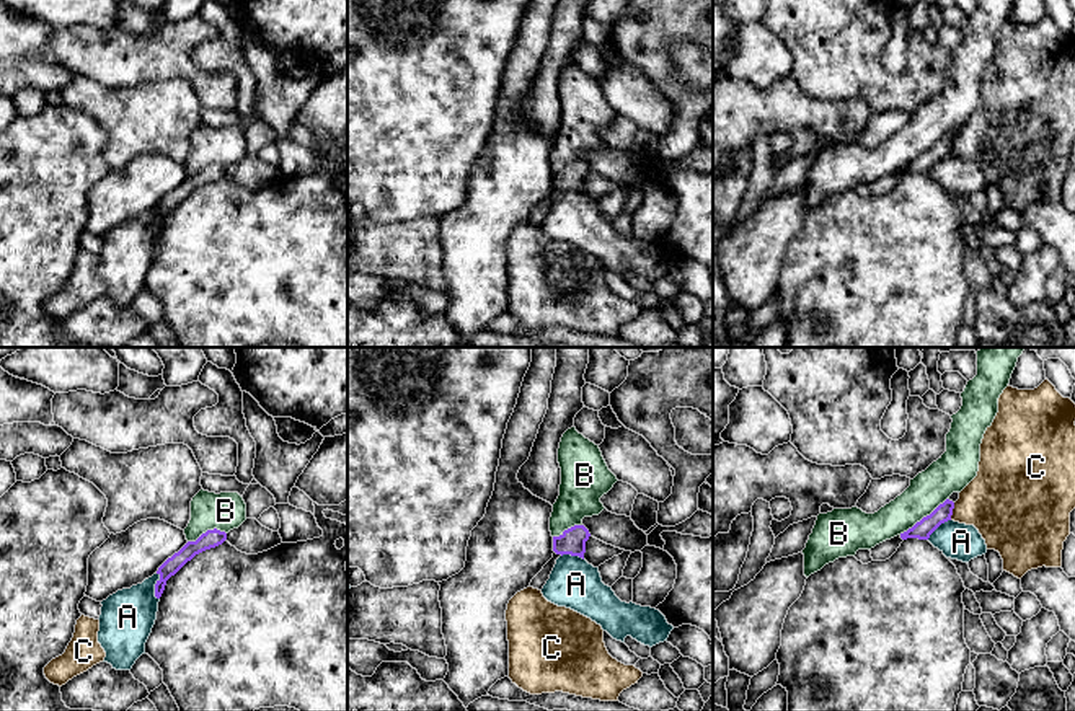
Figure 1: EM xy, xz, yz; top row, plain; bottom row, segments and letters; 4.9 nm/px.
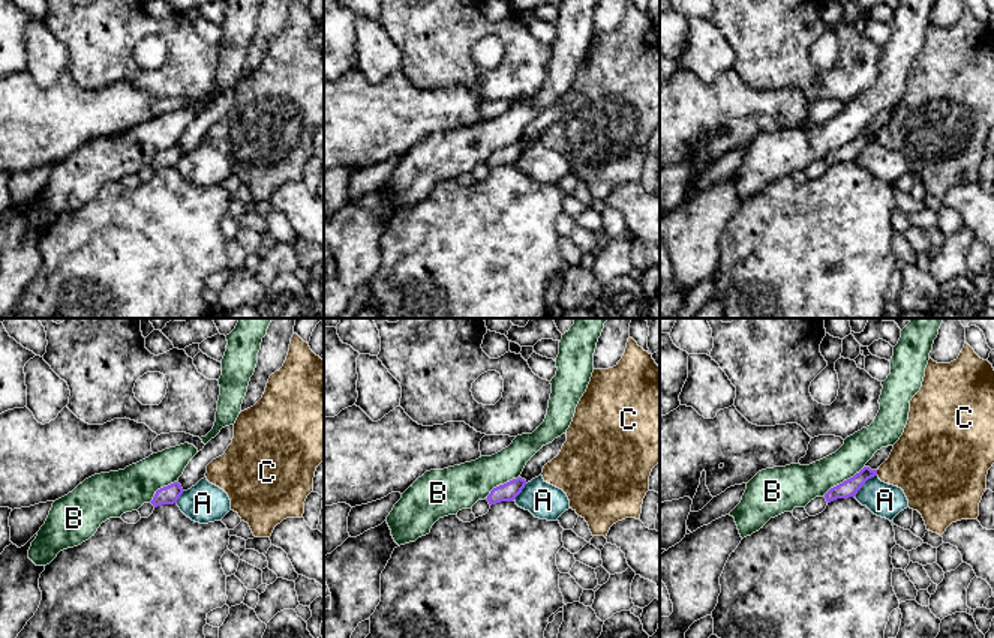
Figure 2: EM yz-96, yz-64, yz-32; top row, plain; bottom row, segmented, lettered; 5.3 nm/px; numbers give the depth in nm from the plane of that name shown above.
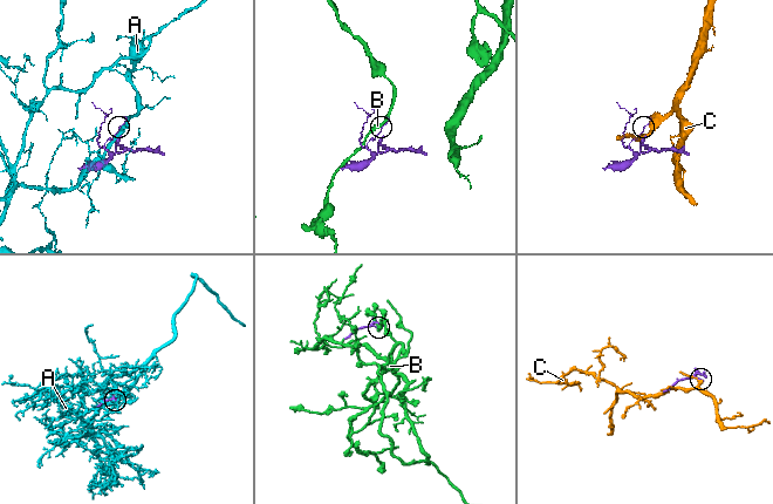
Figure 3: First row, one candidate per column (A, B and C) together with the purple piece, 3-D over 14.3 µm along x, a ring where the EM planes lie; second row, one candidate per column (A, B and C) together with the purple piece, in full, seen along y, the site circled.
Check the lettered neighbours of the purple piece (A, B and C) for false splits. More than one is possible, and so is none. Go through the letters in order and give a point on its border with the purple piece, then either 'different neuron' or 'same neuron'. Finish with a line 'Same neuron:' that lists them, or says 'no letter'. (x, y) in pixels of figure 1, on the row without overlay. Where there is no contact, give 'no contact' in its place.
A: xy (155, 220) | different neuron
B: yz (924, 152) | same neuron
C: yz (951, 145) | different neuron
Same neuron: B

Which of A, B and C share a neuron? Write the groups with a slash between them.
A / B / C

